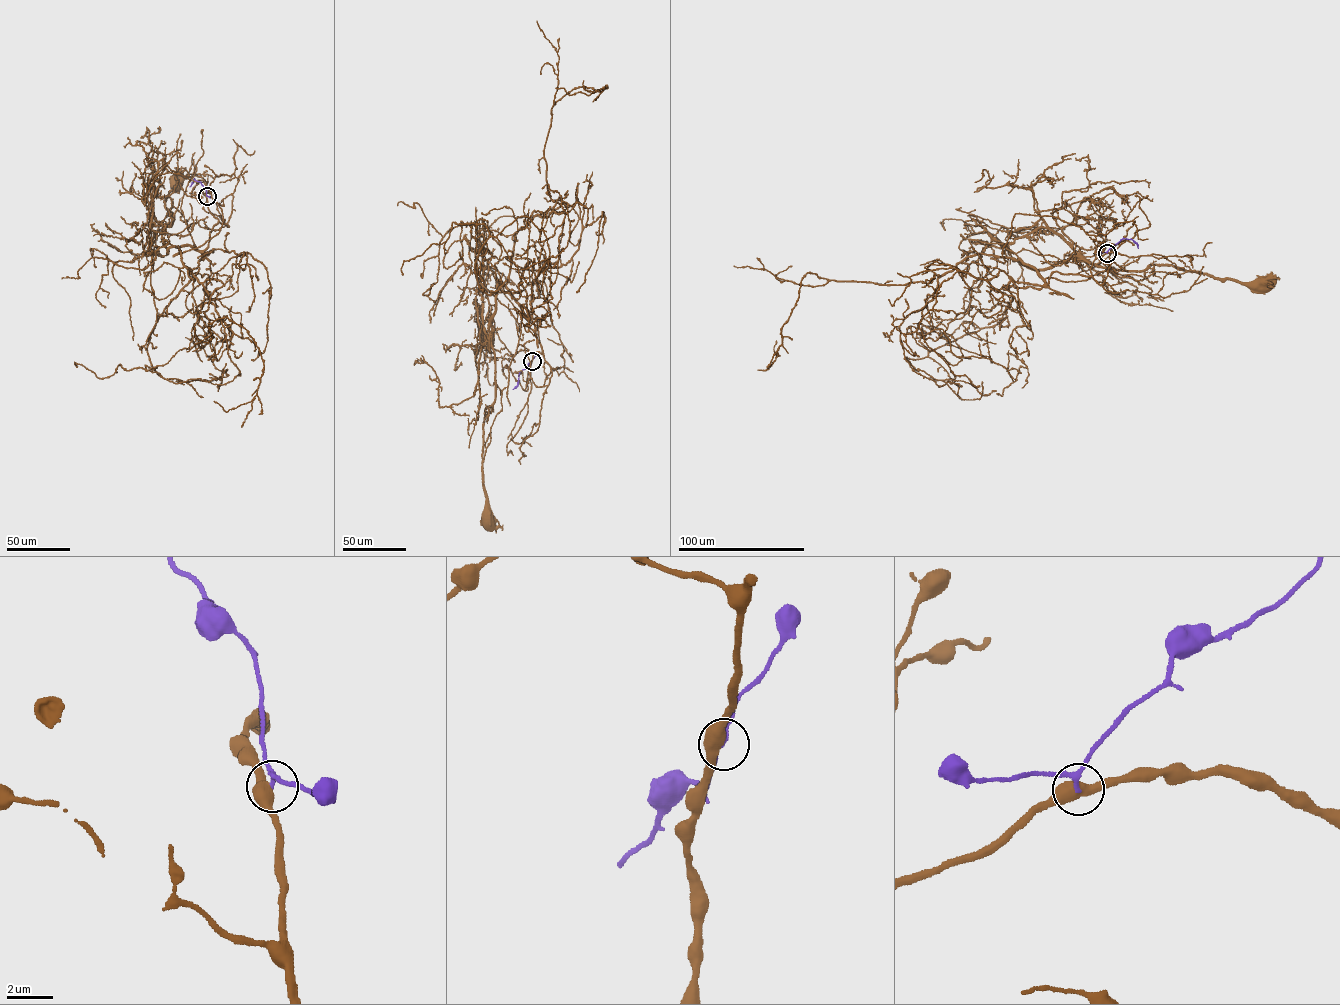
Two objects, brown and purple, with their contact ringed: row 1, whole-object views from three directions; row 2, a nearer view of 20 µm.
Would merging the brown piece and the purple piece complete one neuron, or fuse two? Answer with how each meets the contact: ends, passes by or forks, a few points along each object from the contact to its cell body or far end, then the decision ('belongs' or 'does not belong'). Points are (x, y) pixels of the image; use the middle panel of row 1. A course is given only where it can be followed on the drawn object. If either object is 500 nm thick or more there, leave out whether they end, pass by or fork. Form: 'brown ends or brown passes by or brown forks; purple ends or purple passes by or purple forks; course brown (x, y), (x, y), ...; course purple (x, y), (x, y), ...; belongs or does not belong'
course brown (532, 361), (533, 352), (543, 355), (537, 318), (524, 315), (502, 409), (482, 460), (485, 518); course purple (532, 361), (520, 372), (517, 385), (512, 389); does not belong

